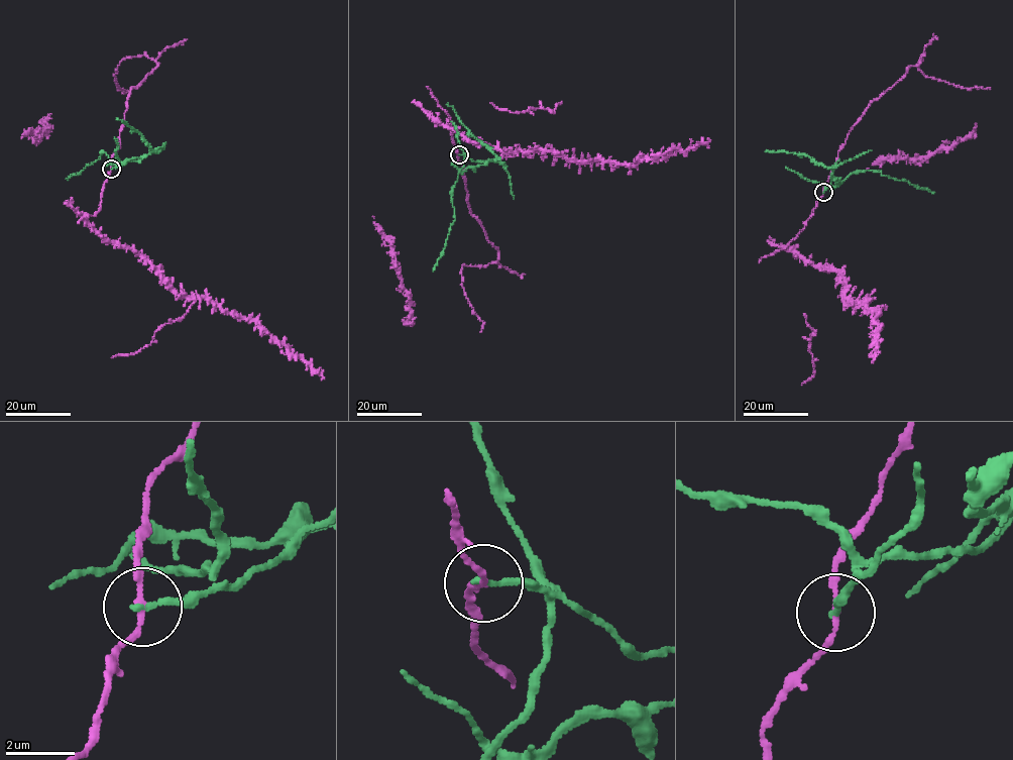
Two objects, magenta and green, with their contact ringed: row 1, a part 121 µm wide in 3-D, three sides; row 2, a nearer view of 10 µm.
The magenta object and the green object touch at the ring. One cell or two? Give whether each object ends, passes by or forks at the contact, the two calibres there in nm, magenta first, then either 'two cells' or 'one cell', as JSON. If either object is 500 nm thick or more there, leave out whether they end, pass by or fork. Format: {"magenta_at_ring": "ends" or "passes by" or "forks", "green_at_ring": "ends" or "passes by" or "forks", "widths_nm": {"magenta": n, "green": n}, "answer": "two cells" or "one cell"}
{"magenta_at_ring": "passes by", "green_at_ring": "ends", "widths_nm": {"magenta": 150, "green": 200}, "answer": "two cells"}

